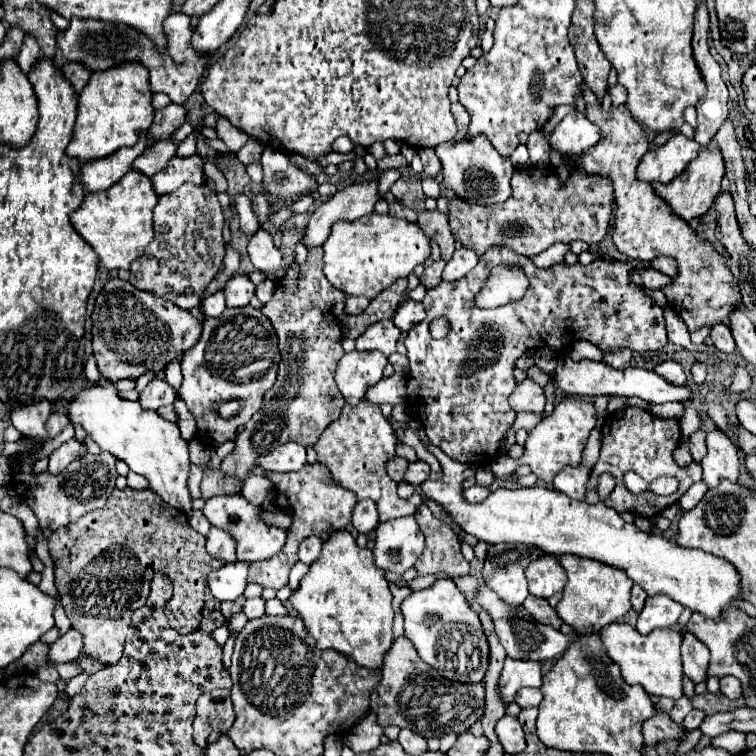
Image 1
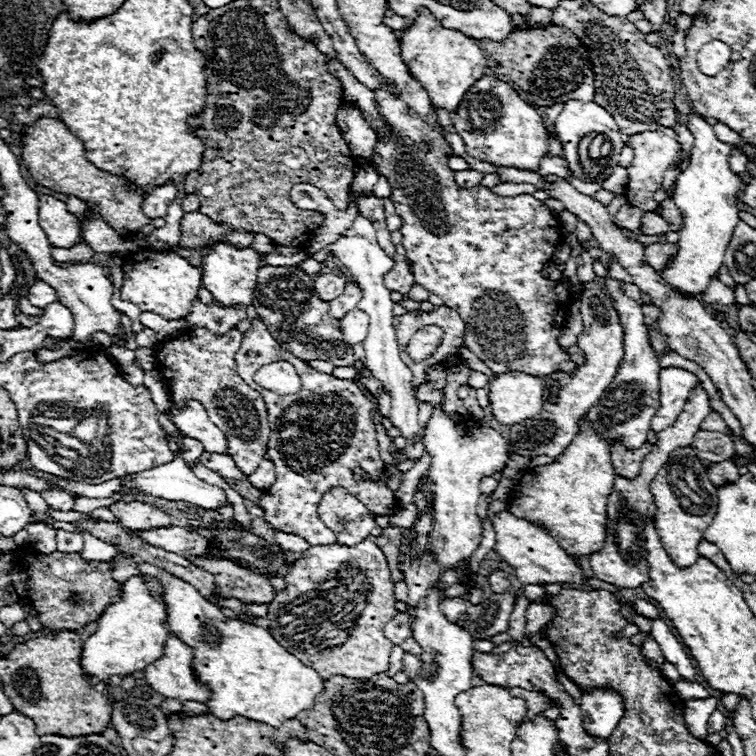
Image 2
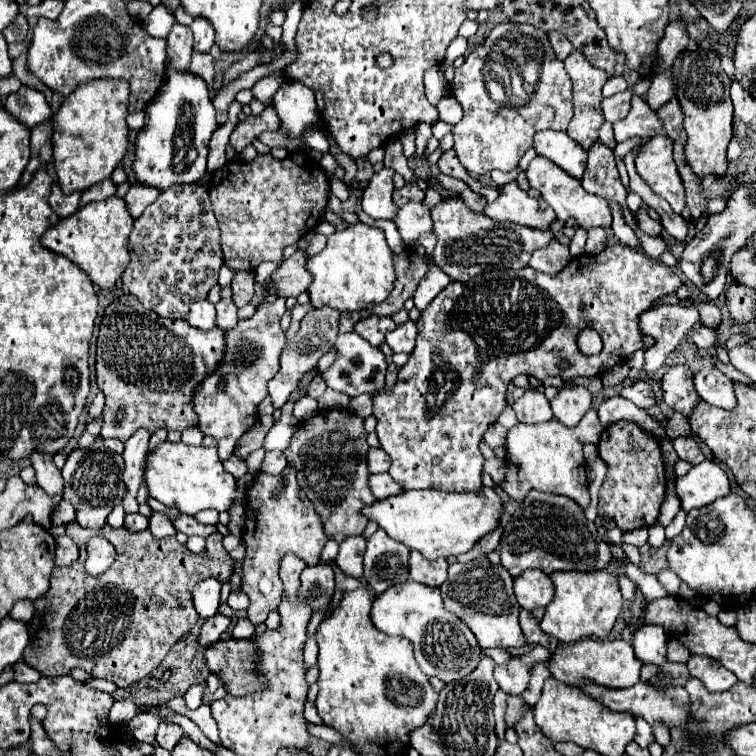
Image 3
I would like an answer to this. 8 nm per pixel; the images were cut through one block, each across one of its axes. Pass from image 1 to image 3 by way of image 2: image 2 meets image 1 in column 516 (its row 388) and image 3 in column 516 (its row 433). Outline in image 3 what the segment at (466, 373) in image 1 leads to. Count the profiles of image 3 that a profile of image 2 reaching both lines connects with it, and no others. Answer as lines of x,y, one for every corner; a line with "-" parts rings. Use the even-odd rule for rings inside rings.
614,244
614,246
606,246
600,254
596,256
576,256
568,262
568,266
564,270
560,270
558,274
542,274
536,272
534,268
526,266
522,270
504,270
504,272
488,272
488,274
480,274
474,276
468,282
452,282
448,284
430,304
428,308
424,308
424,312
418,318
418,338
416,338
416,348
412,350
408,362
398,370
398,382
394,386
394,390
390,394
386,392
376,392
374,394
374,416
378,420
376,426
376,434
380,438
380,448
392,458
392,466
390,466
390,476
404,488
404,490
416,490
416,488
434,488
434,490
444,490
444,492
470,492
470,490
478,490
482,486
482,464
484,464
484,456
478,448
482,434
486,432
486,428
490,424
494,424
498,420
498,416
502,414
502,410
506,408
506,386
510,384
510,380
522,372
534,372
534,376
538,380
544,380
548,376
562,376
562,380
570,380
576,376
600,376
602,372
610,370
612,366
620,364
622,360
626,362
636,350
640,350
644,346
642,338
644,334
638,330
638,316
646,310
650,310
650,306
654,304
654,300
658,300
664,294
670,294
674,290
678,290
678,286
682,284
680,276
672,272
672,268
668,268
666,264
662,264
660,260
652,260
648,258
642,250
634,250
622,244
-
582,328
594,328
604,342
604,350
598,356
584,356
580,354
578,346
576,346
576,336
-
566,362
568,366
564,370
560,370
560,364
-
434,458
440,460
440,464
434,464

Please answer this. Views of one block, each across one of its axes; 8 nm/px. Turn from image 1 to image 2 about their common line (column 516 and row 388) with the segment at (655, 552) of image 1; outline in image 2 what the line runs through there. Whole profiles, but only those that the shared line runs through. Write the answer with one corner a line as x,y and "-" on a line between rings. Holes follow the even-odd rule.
508,372
496,376
488,384
488,390
492,414
500,424
518,424
520,420
536,416
542,408
542,378
524,372

